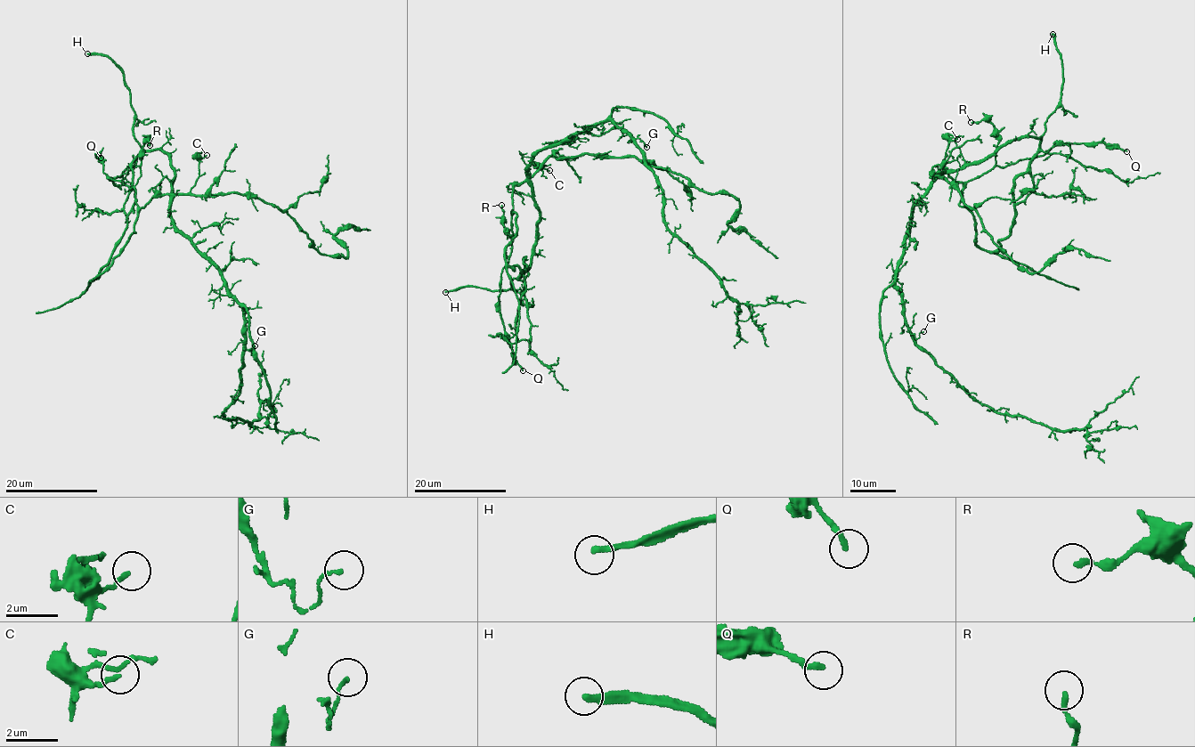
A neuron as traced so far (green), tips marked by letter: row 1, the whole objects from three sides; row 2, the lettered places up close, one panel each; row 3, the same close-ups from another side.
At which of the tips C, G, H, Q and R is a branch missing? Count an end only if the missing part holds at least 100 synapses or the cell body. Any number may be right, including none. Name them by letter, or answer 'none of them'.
H

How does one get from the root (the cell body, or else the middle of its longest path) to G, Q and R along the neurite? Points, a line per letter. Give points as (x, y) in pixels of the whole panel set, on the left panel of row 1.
G: (202, 256), (219, 272), (227, 292), (240, 305), (244, 343), (251, 353), (255, 345)
Q: (202, 256), (174, 225), (170, 197), (158, 194), (137, 207), (134, 188), (106, 175), (97, 153), (101, 158)
R: (202, 256), (174, 225), (170, 197), (158, 194), (142, 207), (135, 203), (141, 149), (148, 141), (150, 145)

